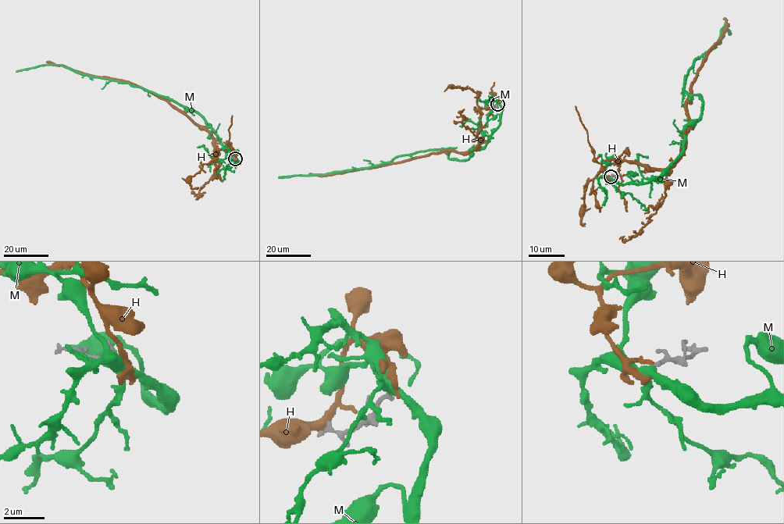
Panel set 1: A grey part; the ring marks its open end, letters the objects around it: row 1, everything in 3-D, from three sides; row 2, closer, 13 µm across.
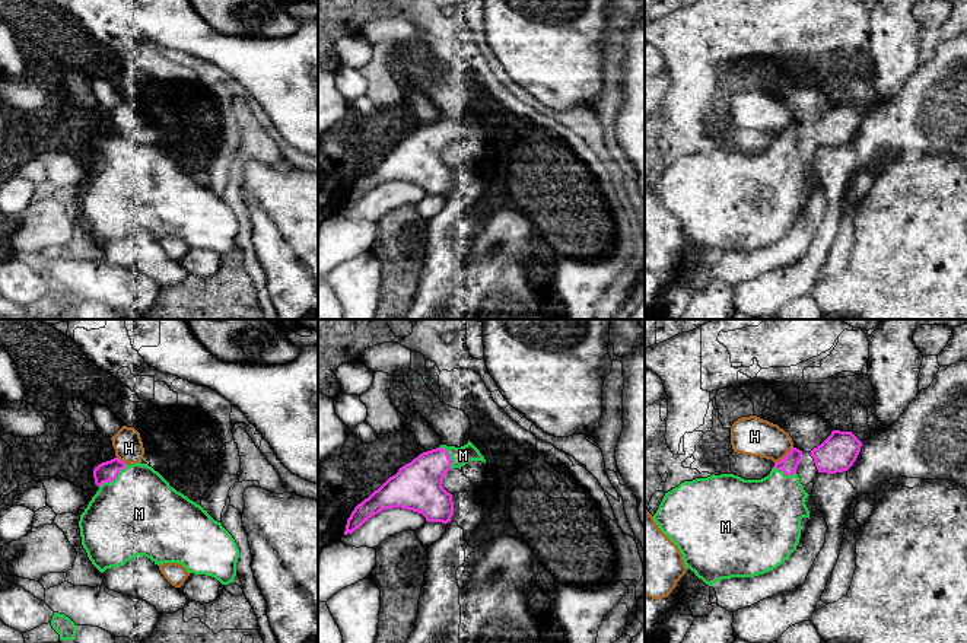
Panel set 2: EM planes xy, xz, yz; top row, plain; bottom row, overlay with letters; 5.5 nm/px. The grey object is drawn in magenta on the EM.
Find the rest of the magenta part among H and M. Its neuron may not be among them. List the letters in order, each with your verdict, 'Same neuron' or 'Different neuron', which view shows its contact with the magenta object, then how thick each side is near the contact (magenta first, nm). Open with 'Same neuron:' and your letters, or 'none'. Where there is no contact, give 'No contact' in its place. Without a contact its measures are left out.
Same neuron: M
H: Different neuron. Touches magenta in yz. Thickness 90 nm (magenta) against 220 nm
M: Same neuron. Touches magenta in xy. Thickness 110 nm (magenta) against 460 nm

